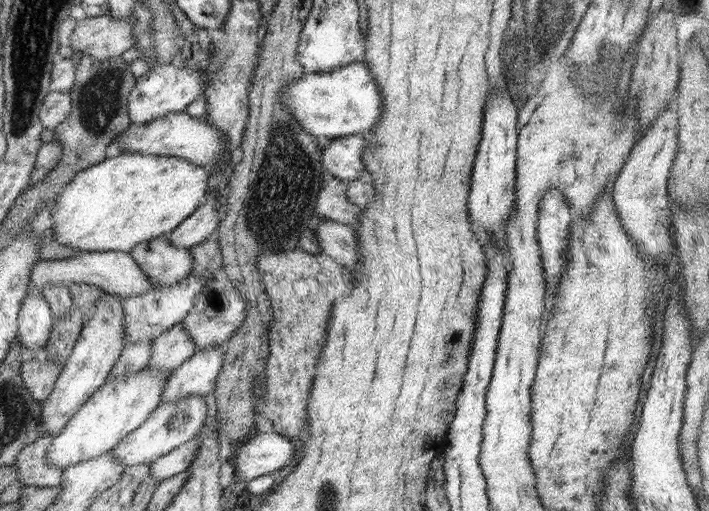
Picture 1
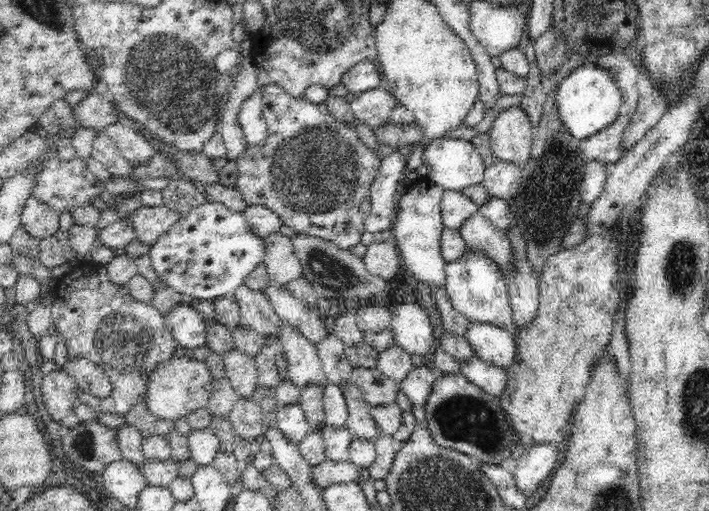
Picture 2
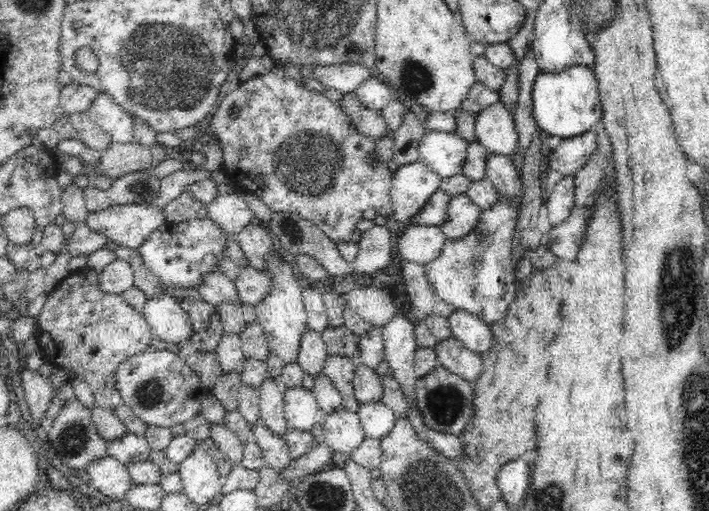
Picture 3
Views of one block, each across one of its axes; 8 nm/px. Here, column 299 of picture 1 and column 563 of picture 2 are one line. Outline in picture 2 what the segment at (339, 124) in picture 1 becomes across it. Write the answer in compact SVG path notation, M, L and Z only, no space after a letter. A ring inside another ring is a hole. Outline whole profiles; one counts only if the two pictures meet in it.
M594 63L578 66L556 88L558 115L573 139L580 142L611 126L622 112L622 104L623 96L614 81L614 75Z

